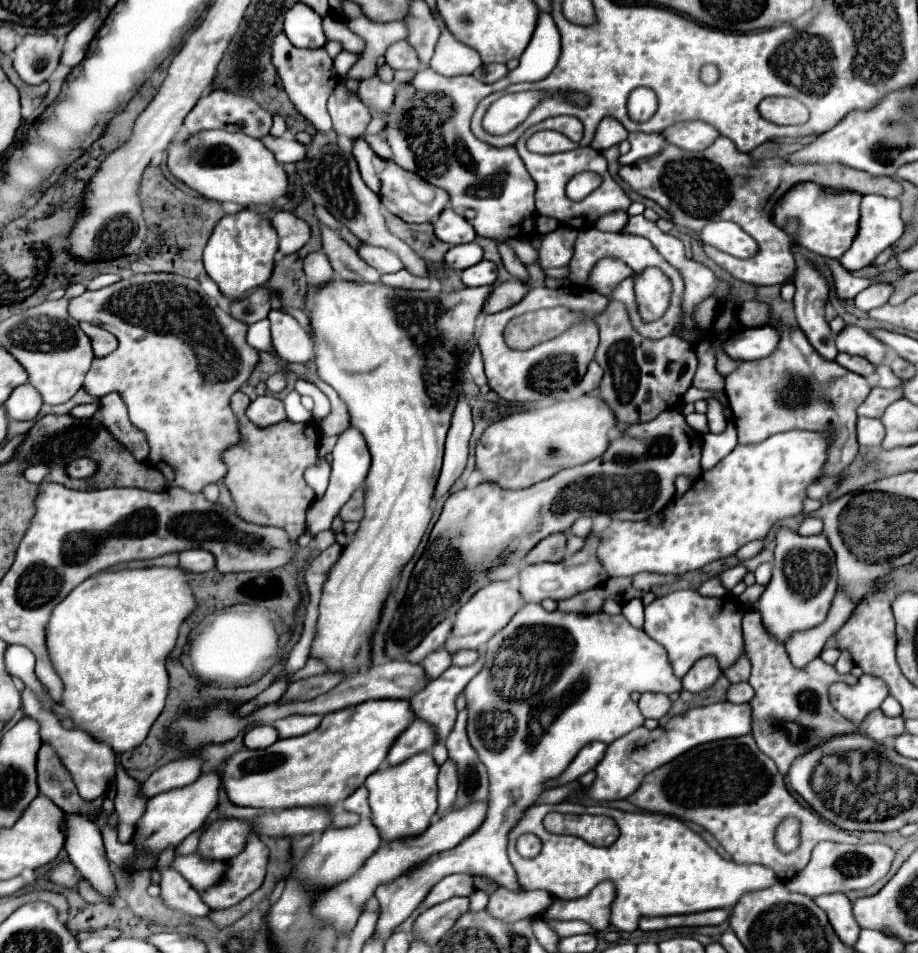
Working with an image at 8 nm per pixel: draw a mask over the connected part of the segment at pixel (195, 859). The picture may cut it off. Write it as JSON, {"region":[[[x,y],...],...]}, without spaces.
{"region":[[[196,851],[190,855],[174,855],[172,869],[176,869],[194,889],[204,891],[218,879],[218,873],[222,873],[226,865],[216,859],[206,859]]]}

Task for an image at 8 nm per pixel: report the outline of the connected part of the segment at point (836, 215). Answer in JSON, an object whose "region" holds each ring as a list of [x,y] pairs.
{"region":[[[806,181],[794,185],[783,197],[772,211],[772,223],[784,229],[784,223],[794,219],[798,223],[798,231],[794,233],[796,243],[832,259],[840,259],[850,249],[860,223],[860,193],[844,191],[842,194],[832,195],[826,193],[820,185]]]}

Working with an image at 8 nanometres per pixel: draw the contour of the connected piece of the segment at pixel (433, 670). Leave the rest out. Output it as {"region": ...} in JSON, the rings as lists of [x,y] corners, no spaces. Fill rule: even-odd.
{"region":[[[440,647],[440,649],[432,651],[428,657],[424,657],[422,667],[424,667],[424,671],[428,673],[428,677],[436,679],[436,677],[440,677],[440,675],[452,665],[450,659],[452,659],[452,657],[448,657],[448,653],[444,653],[444,647]]]}

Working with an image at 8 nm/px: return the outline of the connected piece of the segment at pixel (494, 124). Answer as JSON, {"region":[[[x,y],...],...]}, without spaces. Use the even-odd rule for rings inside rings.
{"region":[[[527,91],[502,96],[484,115],[484,129],[502,135],[518,127],[530,109],[544,98],[544,91]]]}

